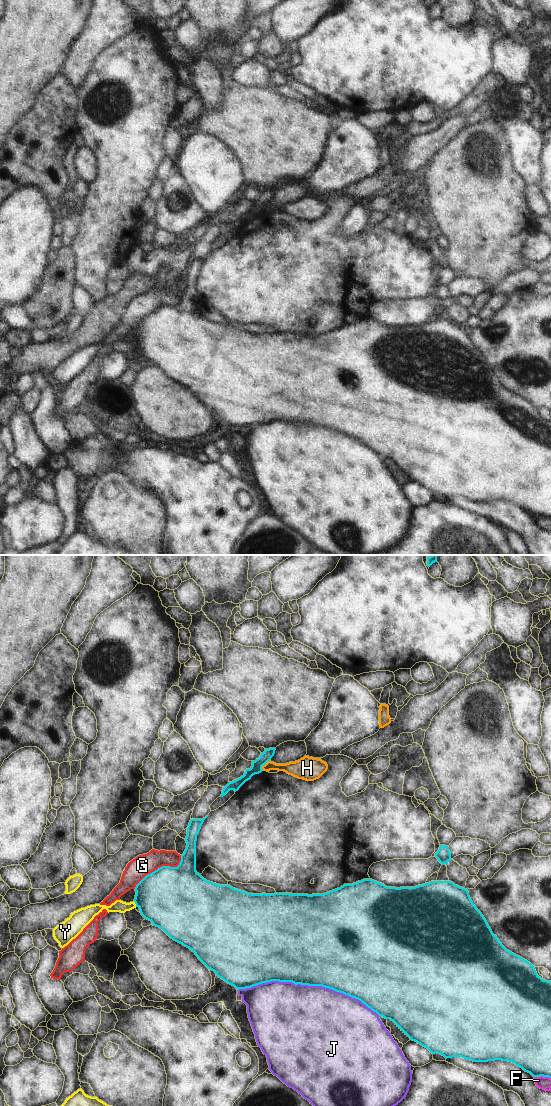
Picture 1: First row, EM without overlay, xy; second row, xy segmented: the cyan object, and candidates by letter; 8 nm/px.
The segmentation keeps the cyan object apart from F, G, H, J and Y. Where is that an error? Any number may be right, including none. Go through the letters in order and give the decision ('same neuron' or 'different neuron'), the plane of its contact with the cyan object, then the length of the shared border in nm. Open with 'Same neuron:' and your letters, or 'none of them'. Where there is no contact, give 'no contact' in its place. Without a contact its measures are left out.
Same neuron: none of them
F: different neuron; meets cyan in xy; contact 140 nm long
G: different neuron; meets cyan in xy; contact 460 nm long
H: different neuron; meets cyan in xy; contact 110 nm long
J: different neuron; meets cyan in xy; contact 1150 nm long
Y: different neuron; meets cyan in xy; contact 50 nm long

